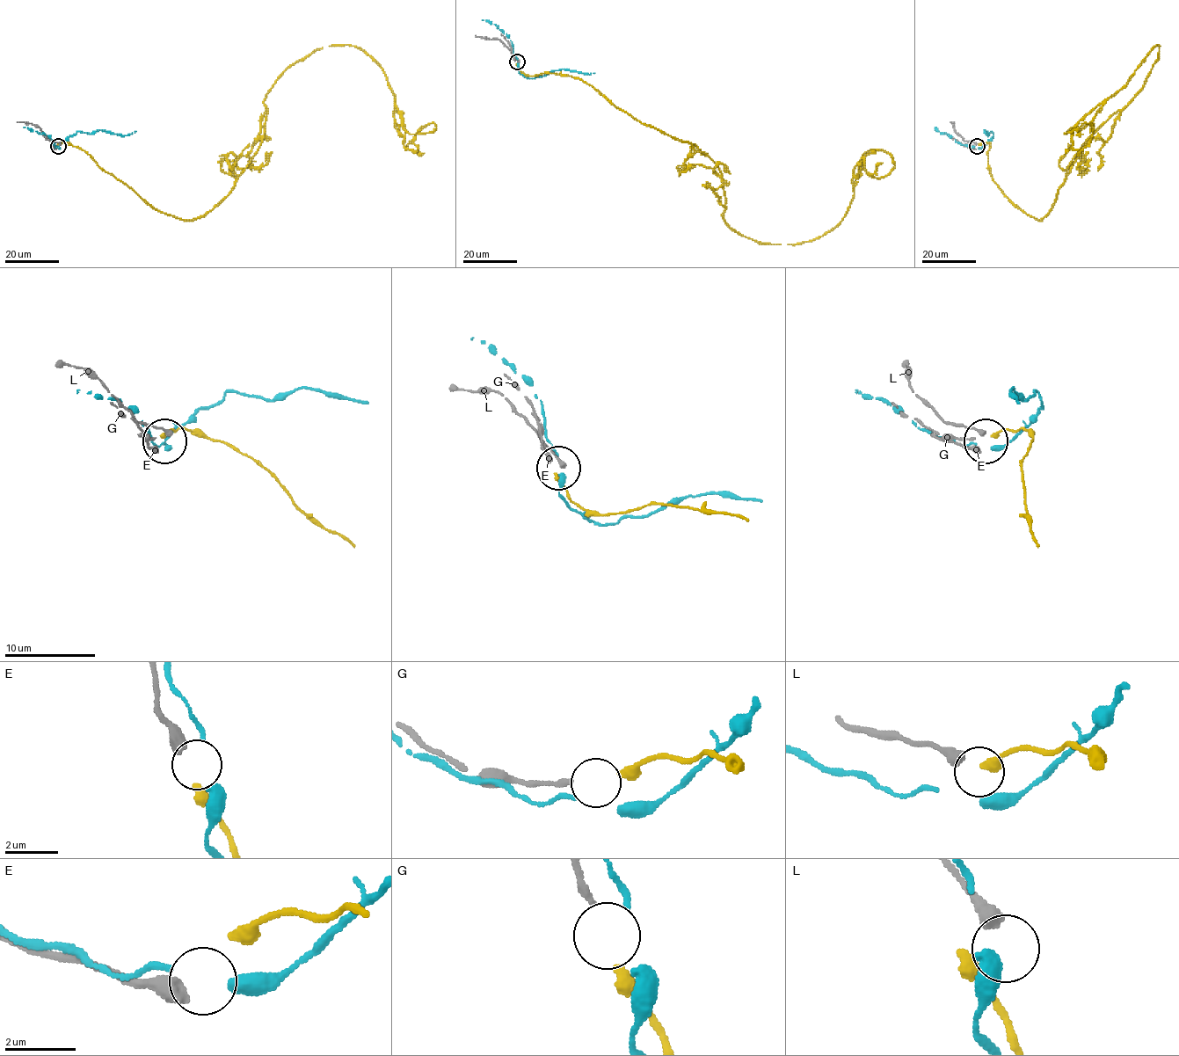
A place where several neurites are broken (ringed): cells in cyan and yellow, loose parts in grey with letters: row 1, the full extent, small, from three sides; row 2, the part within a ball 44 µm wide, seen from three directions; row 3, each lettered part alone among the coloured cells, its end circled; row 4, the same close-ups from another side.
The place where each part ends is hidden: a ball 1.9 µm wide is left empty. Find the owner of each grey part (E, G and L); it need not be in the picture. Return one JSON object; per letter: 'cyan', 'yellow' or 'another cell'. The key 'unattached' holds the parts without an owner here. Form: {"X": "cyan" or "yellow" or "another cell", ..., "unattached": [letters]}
{"E": "another cell", "G": "yellow", "L": "another cell", "unattached": ["E", "L"]}

